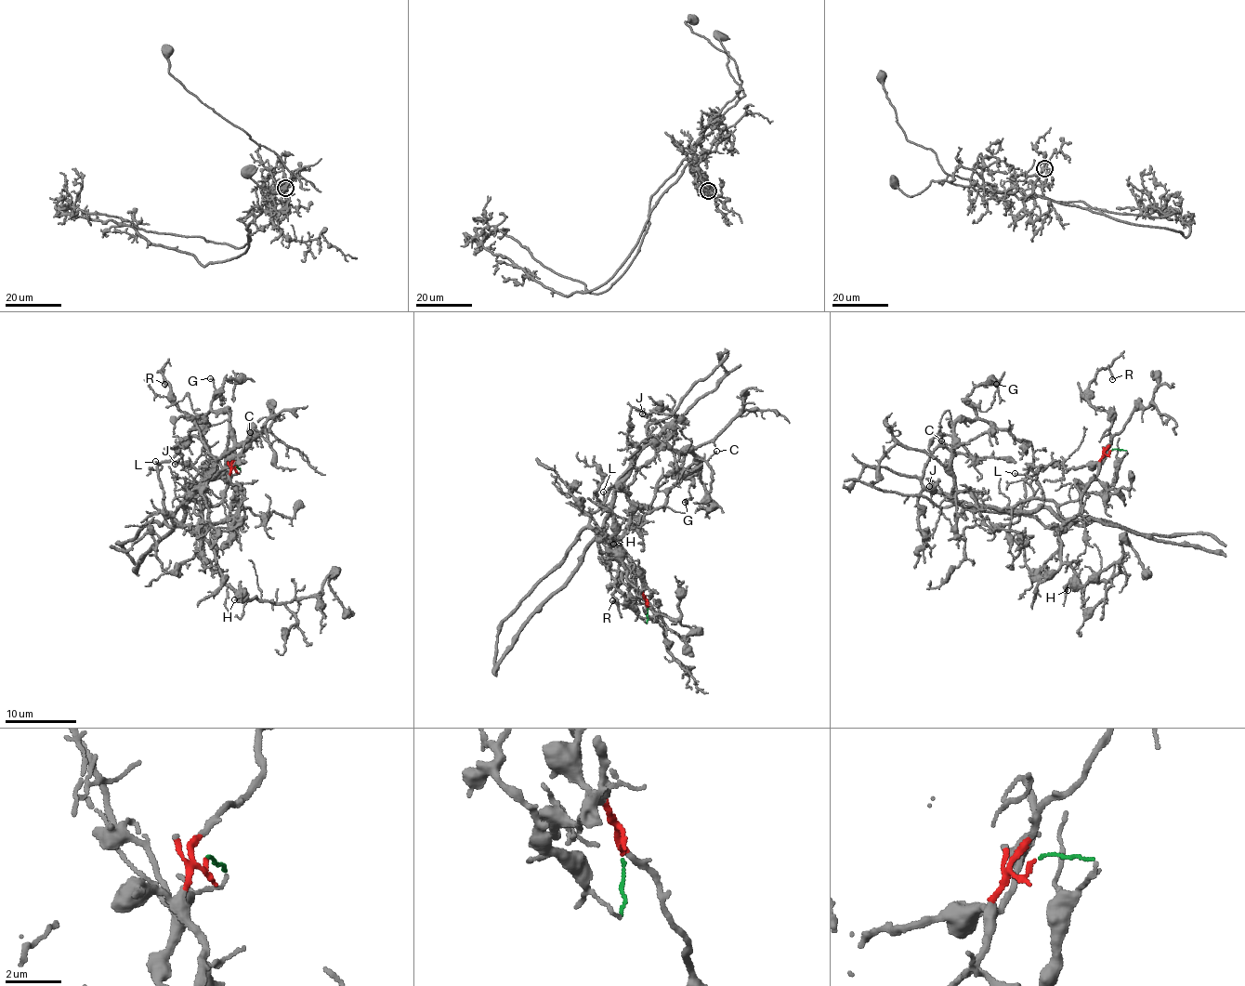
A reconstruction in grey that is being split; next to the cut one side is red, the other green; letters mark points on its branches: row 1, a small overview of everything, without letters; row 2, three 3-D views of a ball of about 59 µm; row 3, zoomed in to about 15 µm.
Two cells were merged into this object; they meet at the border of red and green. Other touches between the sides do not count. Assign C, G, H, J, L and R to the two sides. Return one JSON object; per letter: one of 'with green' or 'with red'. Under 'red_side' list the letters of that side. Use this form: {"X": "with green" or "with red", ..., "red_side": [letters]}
{"C": "with green", "G": "with green", "H": "with red", "J": "with green", "L": "with green", "R": "with red", "red_side": ["H", "R"]}

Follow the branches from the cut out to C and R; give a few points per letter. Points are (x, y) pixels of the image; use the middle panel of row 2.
C: (647, 608), (645, 622), (615, 587), (619, 540), (631, 509), (625, 469), (653, 444), (703, 460), (716, 452)
R: (647, 606), (647, 600), (639, 593), (631, 603), (622, 579), (612, 601)

